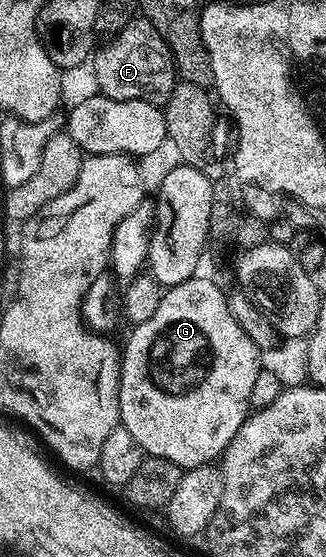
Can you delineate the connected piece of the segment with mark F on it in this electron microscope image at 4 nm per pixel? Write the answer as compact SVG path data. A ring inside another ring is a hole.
M144 18L133 19L106 48L98 47L91 65L97 71L97 84L100 95L116 100L168 100L175 85L179 83L173 55L169 53L167 42Z

